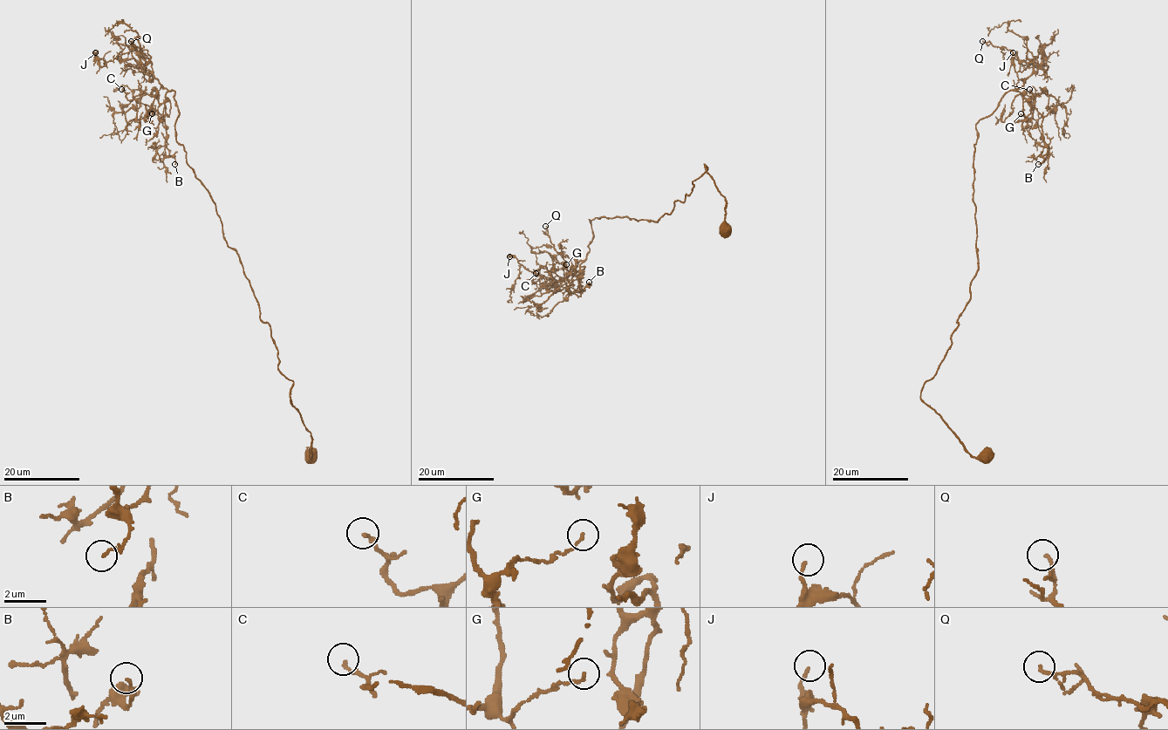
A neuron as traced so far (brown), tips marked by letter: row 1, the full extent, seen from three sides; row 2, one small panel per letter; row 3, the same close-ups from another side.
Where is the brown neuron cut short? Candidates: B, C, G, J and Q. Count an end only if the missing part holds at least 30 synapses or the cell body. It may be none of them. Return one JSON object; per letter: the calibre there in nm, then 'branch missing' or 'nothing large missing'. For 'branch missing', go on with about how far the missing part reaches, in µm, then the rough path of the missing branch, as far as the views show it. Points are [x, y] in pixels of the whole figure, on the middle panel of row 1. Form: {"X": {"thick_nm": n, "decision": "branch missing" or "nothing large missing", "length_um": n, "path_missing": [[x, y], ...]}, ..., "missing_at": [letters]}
{"B": {"thick_nm": 120, "decision": "nothing large missing"}, "C": {"thick_nm": 180, "decision": "branch missing", "length_um": 10, "path_missing": [[536, 273], [529, 271], [527, 265], [533, 257], [530, 262]]}, "G": {"thick_nm": 130, "decision": "nothing large missing"}, "J": {"thick_nm": 130, "decision": "nothing large missing"}, "Q": {"thick_nm": 150, "decision": "nothing large missing"}, "missing_at": ["C"]}

